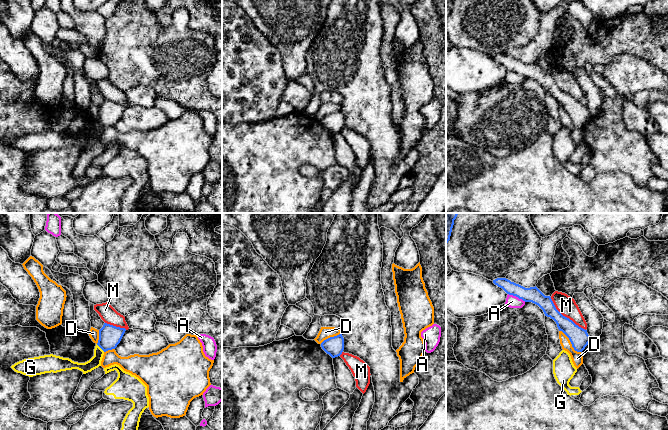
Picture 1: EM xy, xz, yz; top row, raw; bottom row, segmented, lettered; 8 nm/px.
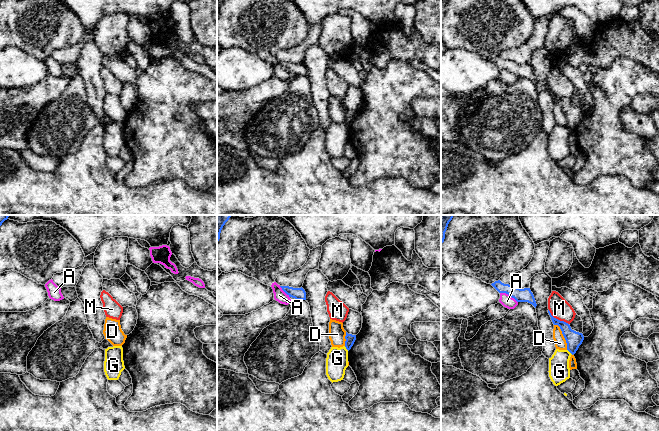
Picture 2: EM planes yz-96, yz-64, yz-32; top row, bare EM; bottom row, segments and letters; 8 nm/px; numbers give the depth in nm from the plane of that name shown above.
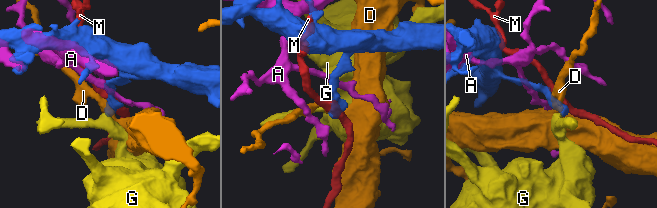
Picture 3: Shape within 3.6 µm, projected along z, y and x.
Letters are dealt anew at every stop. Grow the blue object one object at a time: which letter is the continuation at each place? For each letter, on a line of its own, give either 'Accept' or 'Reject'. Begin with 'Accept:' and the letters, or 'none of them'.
Accept: none of them
A: Reject
D: Reject
G: Reject
M: Reject

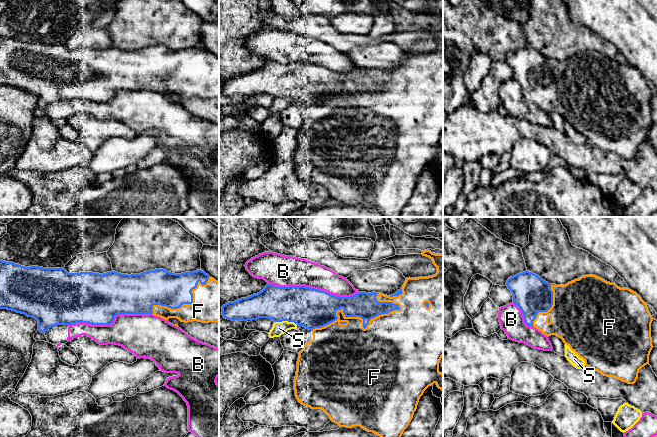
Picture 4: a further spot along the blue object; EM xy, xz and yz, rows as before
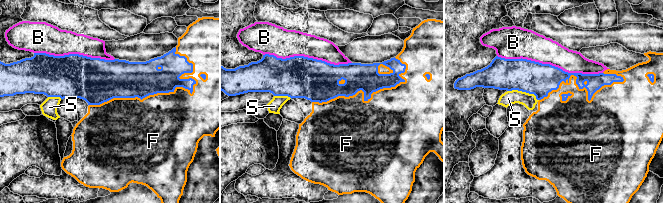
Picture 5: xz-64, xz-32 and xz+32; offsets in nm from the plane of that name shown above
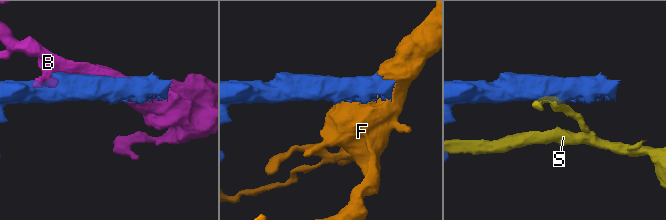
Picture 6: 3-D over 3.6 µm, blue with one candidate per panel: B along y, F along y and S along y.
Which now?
Accept: F
B: Reject
F: Accept
S: Reject

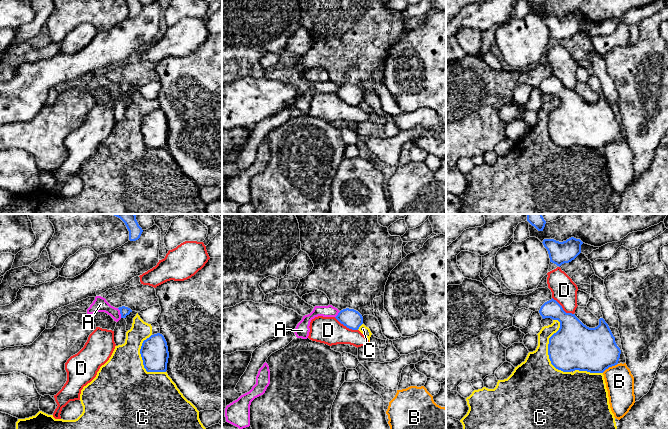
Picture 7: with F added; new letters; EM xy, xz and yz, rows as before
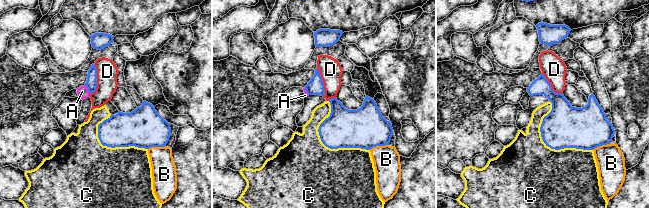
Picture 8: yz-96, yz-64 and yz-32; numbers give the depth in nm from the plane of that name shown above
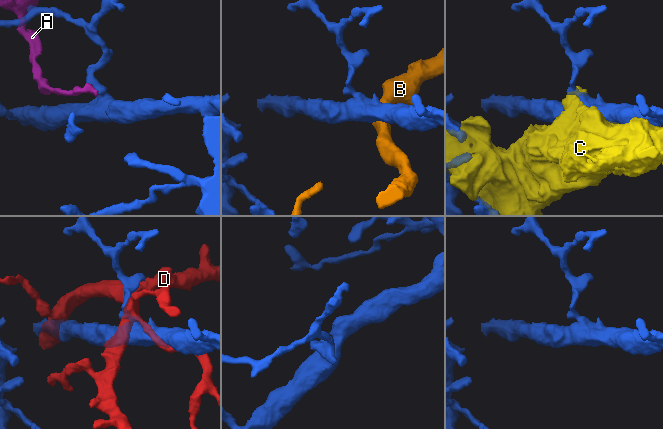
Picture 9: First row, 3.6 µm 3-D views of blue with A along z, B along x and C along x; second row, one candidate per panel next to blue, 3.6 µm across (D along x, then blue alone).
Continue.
Accept: none of them
A: Reject
B: Reject
C: Reject
D: Reject

